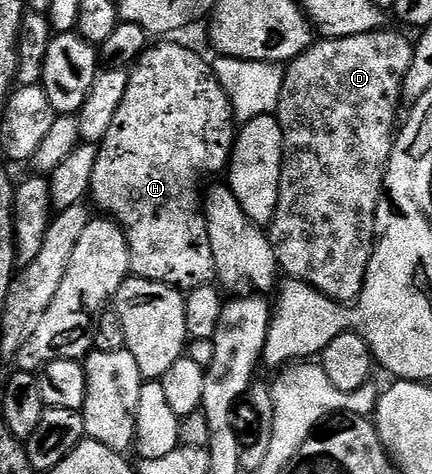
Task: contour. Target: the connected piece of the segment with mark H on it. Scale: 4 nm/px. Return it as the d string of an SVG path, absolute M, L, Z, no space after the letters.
M156 42L145 48L128 72L126 98L122 98L122 106L118 106L110 130L106 130L106 138L98 146L90 200L126 234L133 277L191 290L213 283L216 276L200 183L204 176L216 176L219 172L221 175L227 169L238 124L222 86L212 73L211 63L184 44L164 43L168 42Z

